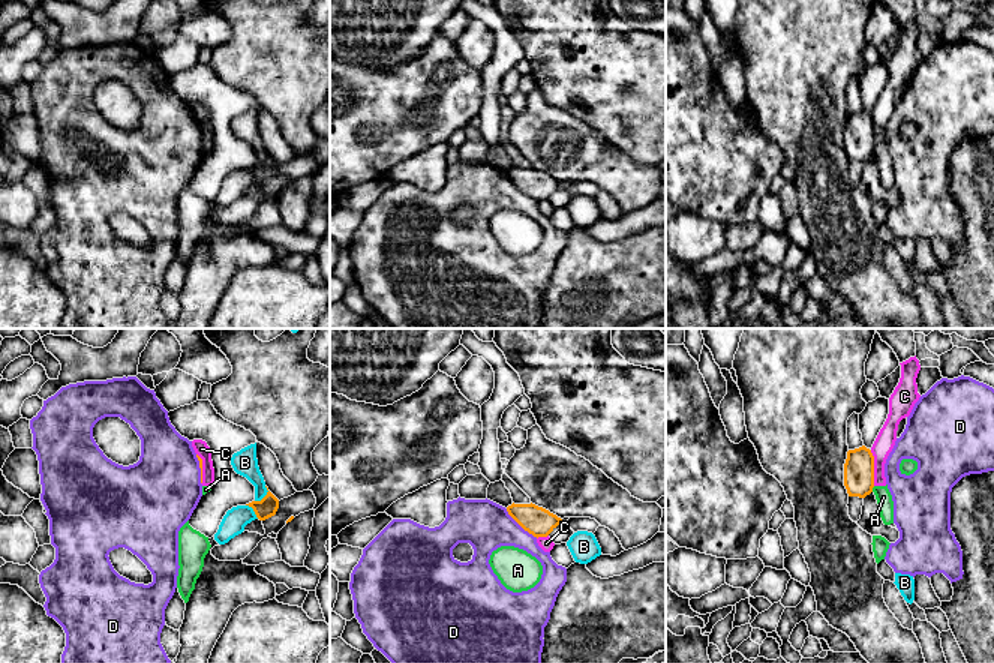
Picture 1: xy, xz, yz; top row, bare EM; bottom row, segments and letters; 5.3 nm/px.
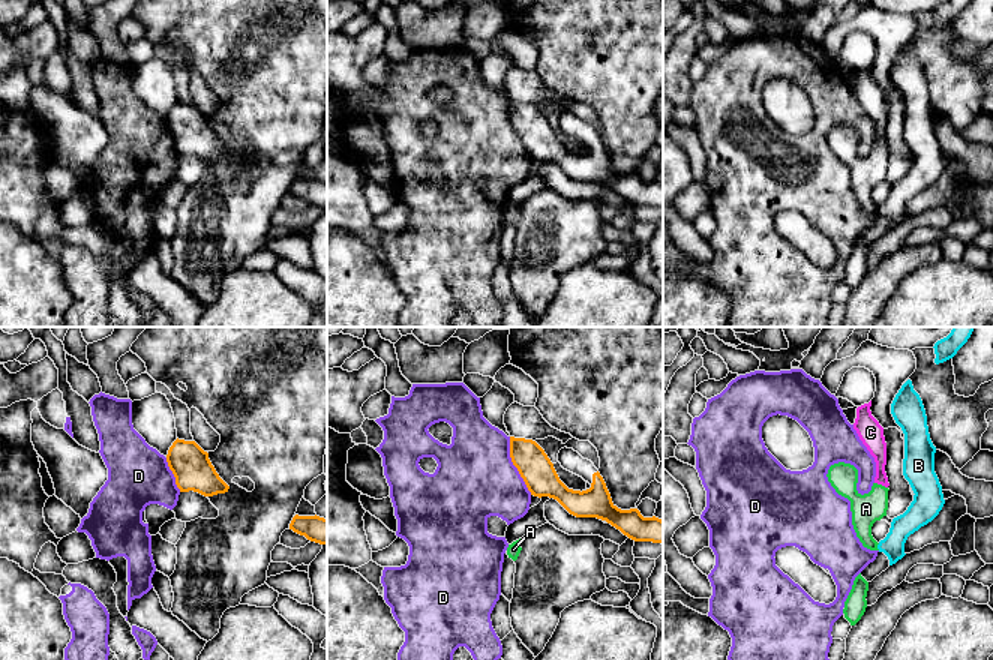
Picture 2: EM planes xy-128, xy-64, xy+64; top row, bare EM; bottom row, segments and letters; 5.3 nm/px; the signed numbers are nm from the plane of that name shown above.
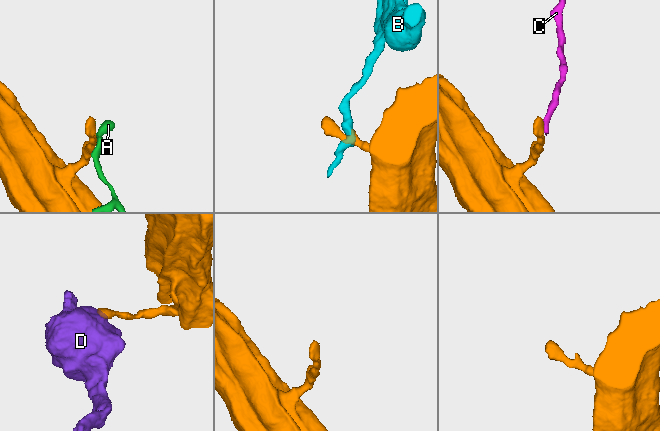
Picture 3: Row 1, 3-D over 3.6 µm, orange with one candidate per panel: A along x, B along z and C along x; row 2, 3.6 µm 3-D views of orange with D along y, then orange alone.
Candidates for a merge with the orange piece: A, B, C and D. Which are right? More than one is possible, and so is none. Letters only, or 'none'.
none

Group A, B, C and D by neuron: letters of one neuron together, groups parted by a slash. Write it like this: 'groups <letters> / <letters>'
groups A C / B / D

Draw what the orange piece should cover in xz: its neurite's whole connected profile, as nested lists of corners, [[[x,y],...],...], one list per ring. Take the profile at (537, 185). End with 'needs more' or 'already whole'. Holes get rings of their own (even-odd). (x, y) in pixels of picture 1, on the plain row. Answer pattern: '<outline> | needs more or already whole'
[[[511,168],[507,171],[508,178],[534,201],[547,201],[562,183],[549,174],[535,168]]] | already whole

